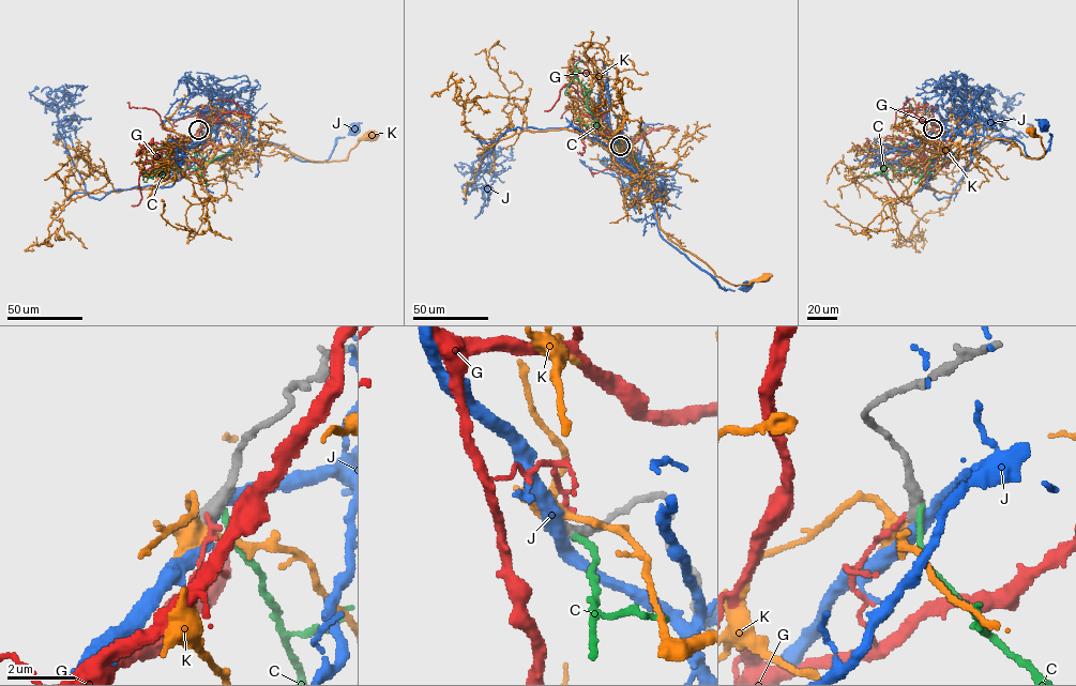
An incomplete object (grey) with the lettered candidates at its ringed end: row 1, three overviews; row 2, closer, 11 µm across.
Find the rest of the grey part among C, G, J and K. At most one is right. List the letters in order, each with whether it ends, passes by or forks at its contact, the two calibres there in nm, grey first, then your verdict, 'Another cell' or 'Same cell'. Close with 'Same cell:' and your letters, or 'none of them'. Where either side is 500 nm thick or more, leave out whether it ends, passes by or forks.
C: It ends there. Thickness 480 nm (grey) against 180 nm. Another cell
G: It ends there. Thickness 440 nm (grey) against 140 nm. Another cell
J: It passes by. Thickness 440 nm (grey) against 380 nm. Another cell
K: It forks there. Thickness 400 nm (grey) against 320 nm. Another cell
Same cell: none of them

